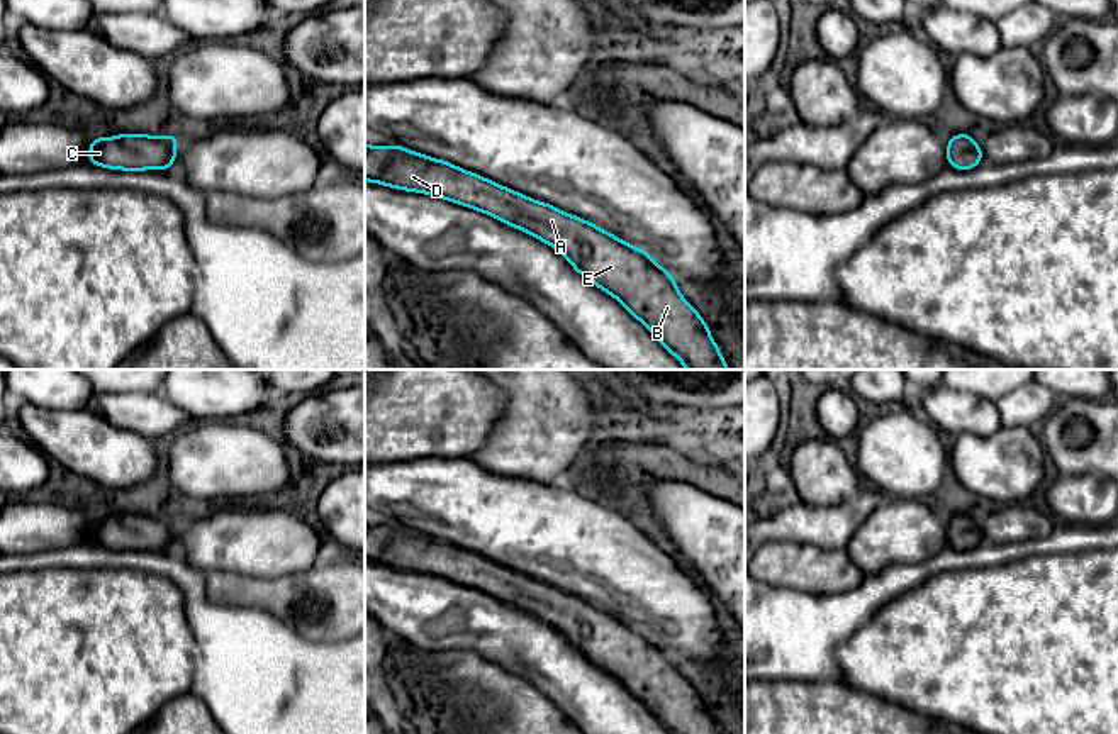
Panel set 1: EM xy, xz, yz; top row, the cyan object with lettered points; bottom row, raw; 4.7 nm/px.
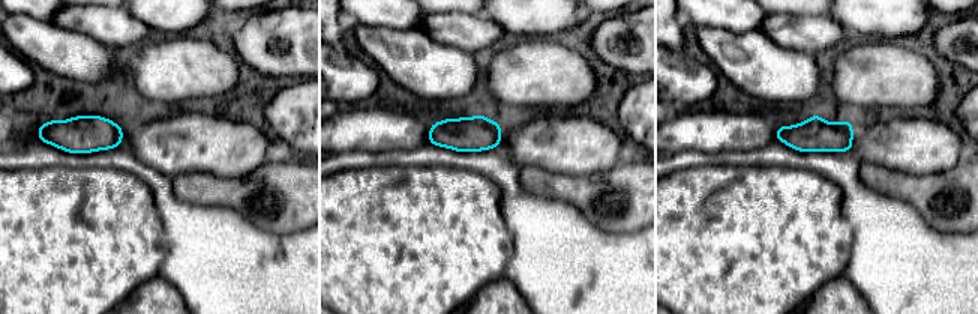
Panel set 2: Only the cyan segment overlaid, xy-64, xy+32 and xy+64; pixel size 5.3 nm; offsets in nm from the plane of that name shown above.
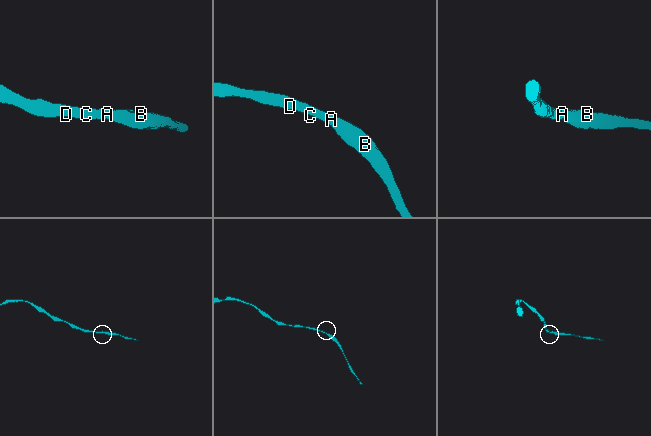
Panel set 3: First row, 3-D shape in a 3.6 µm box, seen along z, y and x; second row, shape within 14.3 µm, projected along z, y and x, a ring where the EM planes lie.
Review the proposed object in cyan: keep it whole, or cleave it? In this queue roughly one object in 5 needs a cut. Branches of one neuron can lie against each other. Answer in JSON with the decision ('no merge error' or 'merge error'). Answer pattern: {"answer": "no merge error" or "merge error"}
{"answer": "no merge error"}

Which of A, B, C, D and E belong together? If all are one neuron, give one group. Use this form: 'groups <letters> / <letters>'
groups A B C D E

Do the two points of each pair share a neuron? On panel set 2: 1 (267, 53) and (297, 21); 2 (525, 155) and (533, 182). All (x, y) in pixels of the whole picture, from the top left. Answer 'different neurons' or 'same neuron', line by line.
1: same neuron
2: different neurons

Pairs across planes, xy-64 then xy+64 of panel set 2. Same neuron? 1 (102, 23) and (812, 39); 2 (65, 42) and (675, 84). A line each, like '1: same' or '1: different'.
1: same
2: different

